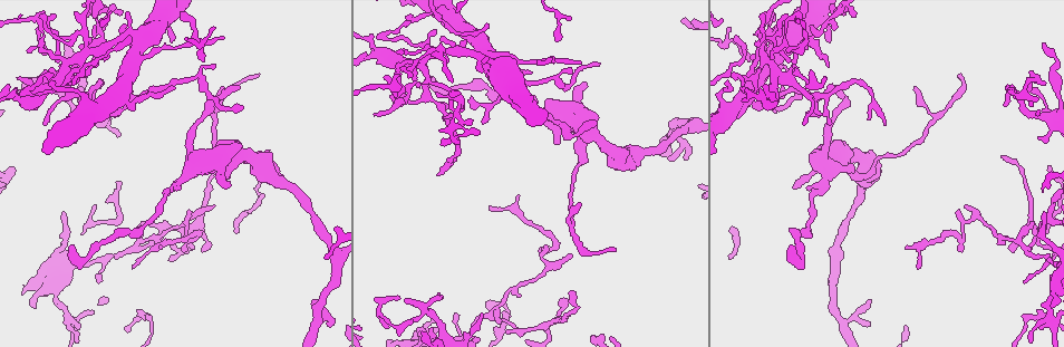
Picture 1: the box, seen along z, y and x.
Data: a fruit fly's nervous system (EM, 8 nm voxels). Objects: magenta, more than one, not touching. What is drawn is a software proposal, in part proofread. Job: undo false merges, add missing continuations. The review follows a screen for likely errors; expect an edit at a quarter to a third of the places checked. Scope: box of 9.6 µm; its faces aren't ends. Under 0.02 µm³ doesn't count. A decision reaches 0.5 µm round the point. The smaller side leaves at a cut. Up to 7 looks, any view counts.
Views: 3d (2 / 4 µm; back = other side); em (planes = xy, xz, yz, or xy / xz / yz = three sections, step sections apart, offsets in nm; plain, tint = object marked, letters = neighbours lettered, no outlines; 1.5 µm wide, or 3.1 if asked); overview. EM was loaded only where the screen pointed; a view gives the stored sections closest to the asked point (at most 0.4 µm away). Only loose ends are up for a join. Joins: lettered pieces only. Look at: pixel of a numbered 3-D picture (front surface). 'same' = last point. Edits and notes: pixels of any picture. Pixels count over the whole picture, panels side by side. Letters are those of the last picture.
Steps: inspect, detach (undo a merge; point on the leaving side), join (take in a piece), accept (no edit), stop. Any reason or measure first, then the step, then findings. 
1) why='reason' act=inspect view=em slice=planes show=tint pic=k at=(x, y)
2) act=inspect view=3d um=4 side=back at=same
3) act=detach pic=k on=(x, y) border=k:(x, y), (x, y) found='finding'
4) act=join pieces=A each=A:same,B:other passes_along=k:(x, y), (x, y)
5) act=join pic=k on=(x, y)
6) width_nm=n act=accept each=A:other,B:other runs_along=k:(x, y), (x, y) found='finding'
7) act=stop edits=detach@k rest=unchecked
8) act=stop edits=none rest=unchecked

why='tapers out' act=inspect view=em slice=planes show=letters pic=1 at=(559, 302)

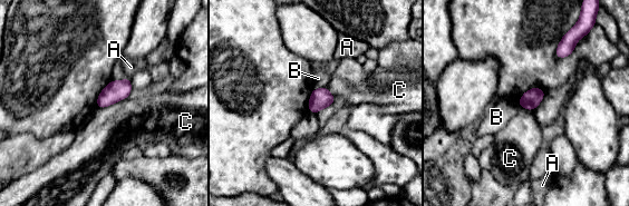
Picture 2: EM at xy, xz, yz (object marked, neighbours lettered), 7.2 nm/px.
width_nm=140 act=accept each=A:other,B:other,C:other border=2:(127, 97), (97, 108) found='no lettered piece goes on from it'

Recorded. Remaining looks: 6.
why='end of a long branch' act=inspect view=em slice=planes show=letters pic=1 at=(73, 244)

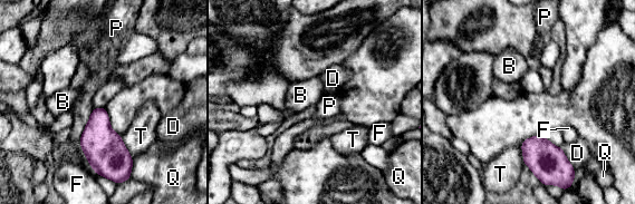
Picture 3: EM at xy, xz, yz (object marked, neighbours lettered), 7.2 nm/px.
act=accept each=B:other,D:other,F:other,P:other,Q:other,T:other border=3:(104, 106), (93, 109), (79, 141) found='no lettered piece goes on from it'

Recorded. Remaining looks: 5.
why='an open end' act=inspect view=em slice=planes show=letters pic=1 at=(794, 185)

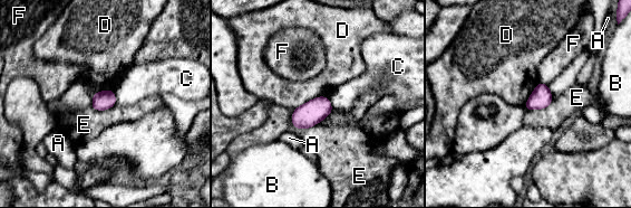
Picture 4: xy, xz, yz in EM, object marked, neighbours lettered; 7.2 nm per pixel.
act=accept each=A:other,B:other,C:other,D:other,E:other,F:other found='no lettered piece goes on from it'

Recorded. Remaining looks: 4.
act=stop edits=none rest=unchecked

